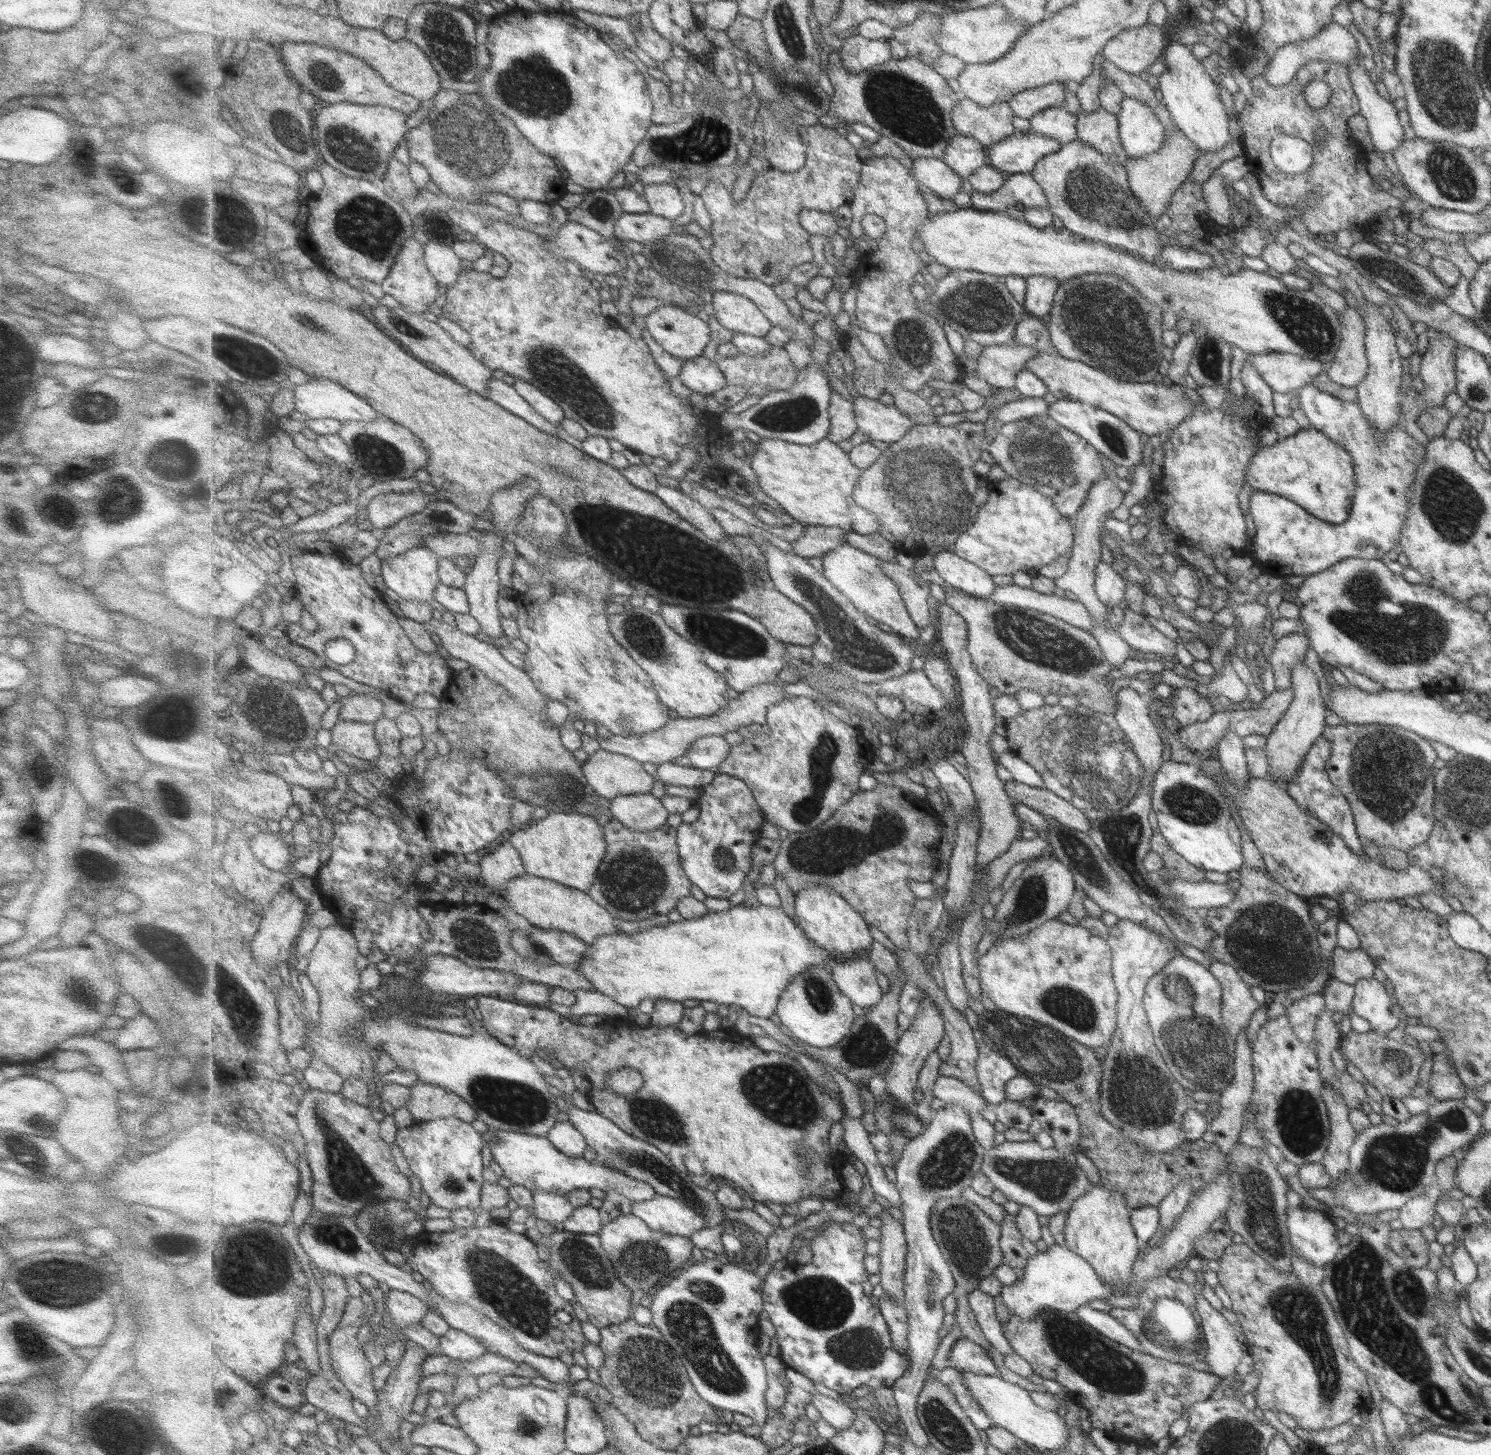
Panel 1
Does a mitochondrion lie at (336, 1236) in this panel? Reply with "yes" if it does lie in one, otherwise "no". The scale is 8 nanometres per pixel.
yes

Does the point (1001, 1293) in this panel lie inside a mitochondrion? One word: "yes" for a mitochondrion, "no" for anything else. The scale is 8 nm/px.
no

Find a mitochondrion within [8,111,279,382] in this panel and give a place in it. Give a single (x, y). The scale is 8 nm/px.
(243, 356)

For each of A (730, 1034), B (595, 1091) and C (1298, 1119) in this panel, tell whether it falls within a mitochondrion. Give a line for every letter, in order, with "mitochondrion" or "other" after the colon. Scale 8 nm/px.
A: other
B: other
C: mitochondrion

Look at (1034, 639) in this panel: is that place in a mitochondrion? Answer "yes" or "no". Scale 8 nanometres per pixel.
yes

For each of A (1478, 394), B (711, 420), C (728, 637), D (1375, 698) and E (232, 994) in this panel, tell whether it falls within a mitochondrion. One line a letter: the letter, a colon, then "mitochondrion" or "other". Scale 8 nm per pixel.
A: mitochondrion
B: other
C: mitochondrion
D: other
E: mitochondrion

